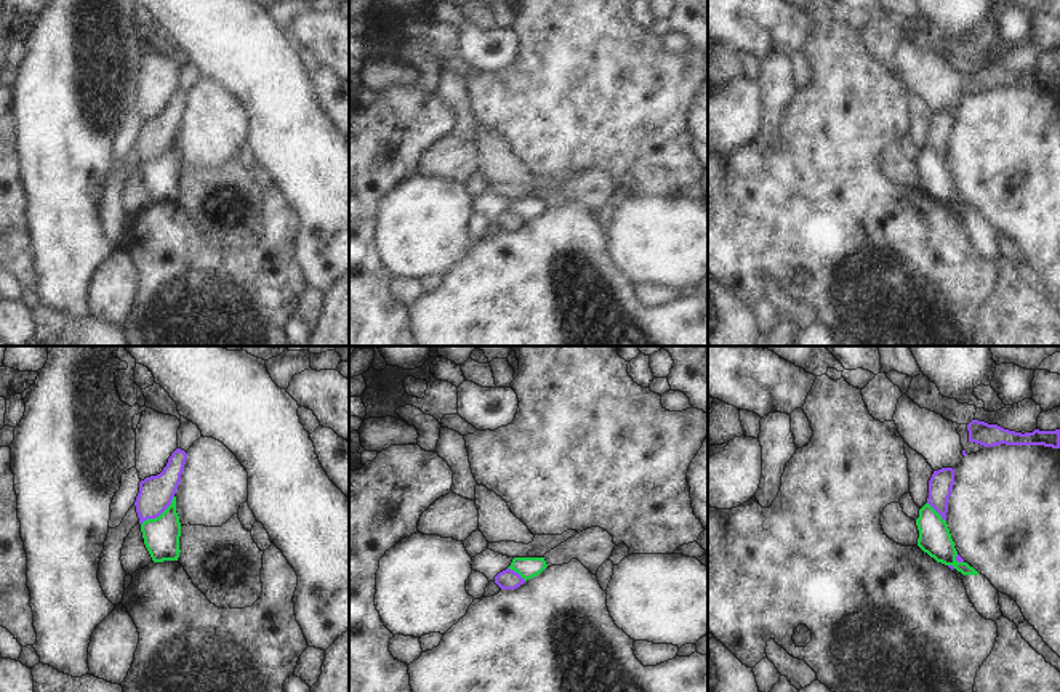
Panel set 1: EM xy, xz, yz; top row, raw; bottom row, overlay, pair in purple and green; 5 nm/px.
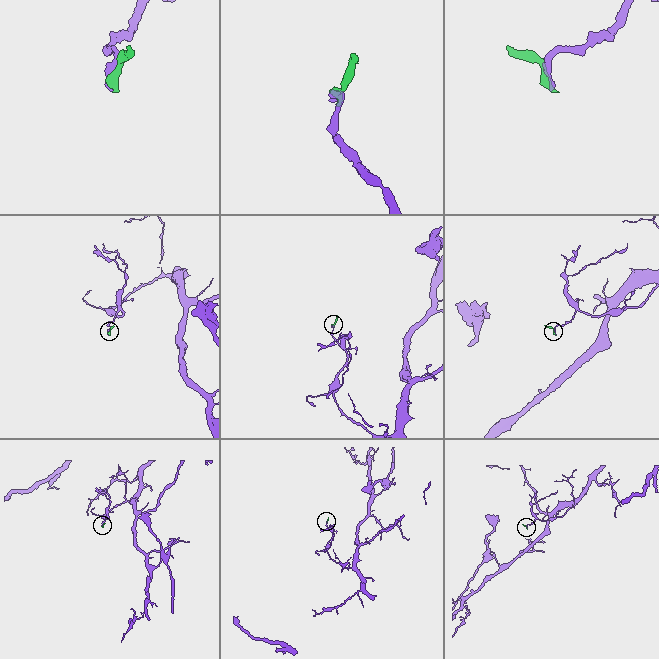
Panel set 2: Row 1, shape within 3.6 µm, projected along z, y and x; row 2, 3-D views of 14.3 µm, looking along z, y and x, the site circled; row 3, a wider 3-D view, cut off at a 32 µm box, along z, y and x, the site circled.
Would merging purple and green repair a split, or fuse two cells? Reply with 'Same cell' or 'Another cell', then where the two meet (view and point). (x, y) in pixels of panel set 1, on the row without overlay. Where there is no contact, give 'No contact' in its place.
Another cell. Touches purple at xy (159, 156)

